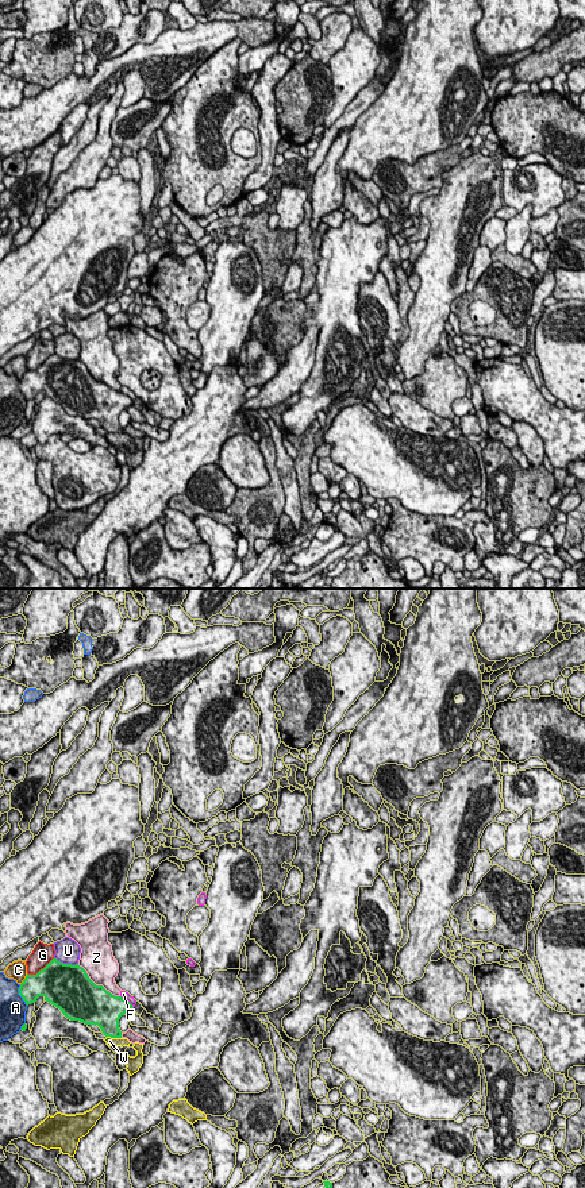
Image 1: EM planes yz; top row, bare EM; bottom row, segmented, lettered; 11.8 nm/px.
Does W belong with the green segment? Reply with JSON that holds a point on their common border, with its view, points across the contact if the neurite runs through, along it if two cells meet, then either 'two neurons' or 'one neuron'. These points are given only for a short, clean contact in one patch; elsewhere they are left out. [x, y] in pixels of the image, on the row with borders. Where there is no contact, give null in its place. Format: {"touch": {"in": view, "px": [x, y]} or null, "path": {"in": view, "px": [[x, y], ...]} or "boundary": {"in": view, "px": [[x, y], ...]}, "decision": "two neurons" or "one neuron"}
{"touch": {"in": "yz", "px": [114, 1037]}, "boundary": {"in": "yz", "px": [[107, 1036], [120, 1038]]}, "decision": "two neurons"}

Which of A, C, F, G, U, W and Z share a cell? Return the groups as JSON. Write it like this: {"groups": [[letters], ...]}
{"groups": [["A"], ["C"], ["F"], ["G"], ["U"], ["W"], ["Z"]]}

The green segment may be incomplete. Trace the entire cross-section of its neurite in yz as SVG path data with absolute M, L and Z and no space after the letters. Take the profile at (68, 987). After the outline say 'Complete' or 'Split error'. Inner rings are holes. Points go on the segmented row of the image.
M53 958L36 975L28 975L19 987L26 1004L39 996L62 1011L70 1021L97 1025L105 1037L122 1038L119 1019L134 1010L122 996L115 996L103 986L96 986L78 964L63 964Z. Complete

